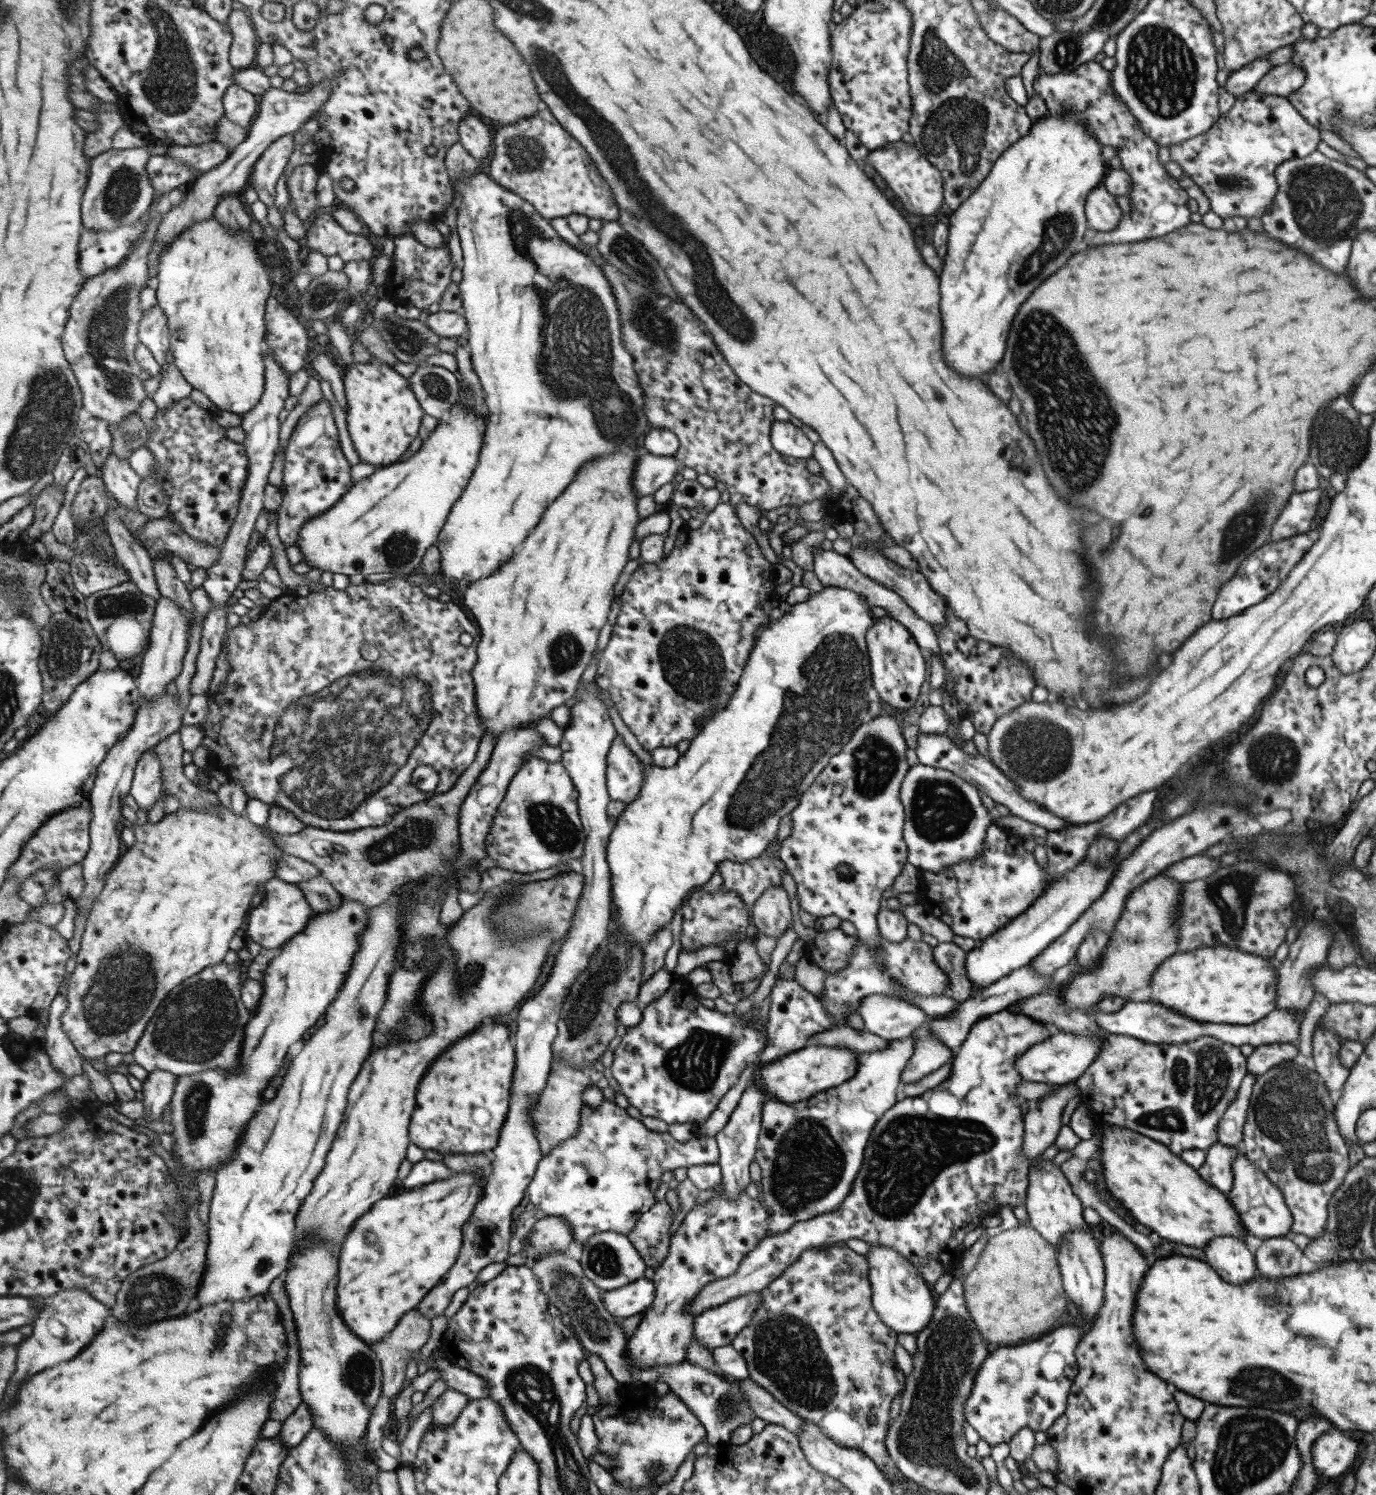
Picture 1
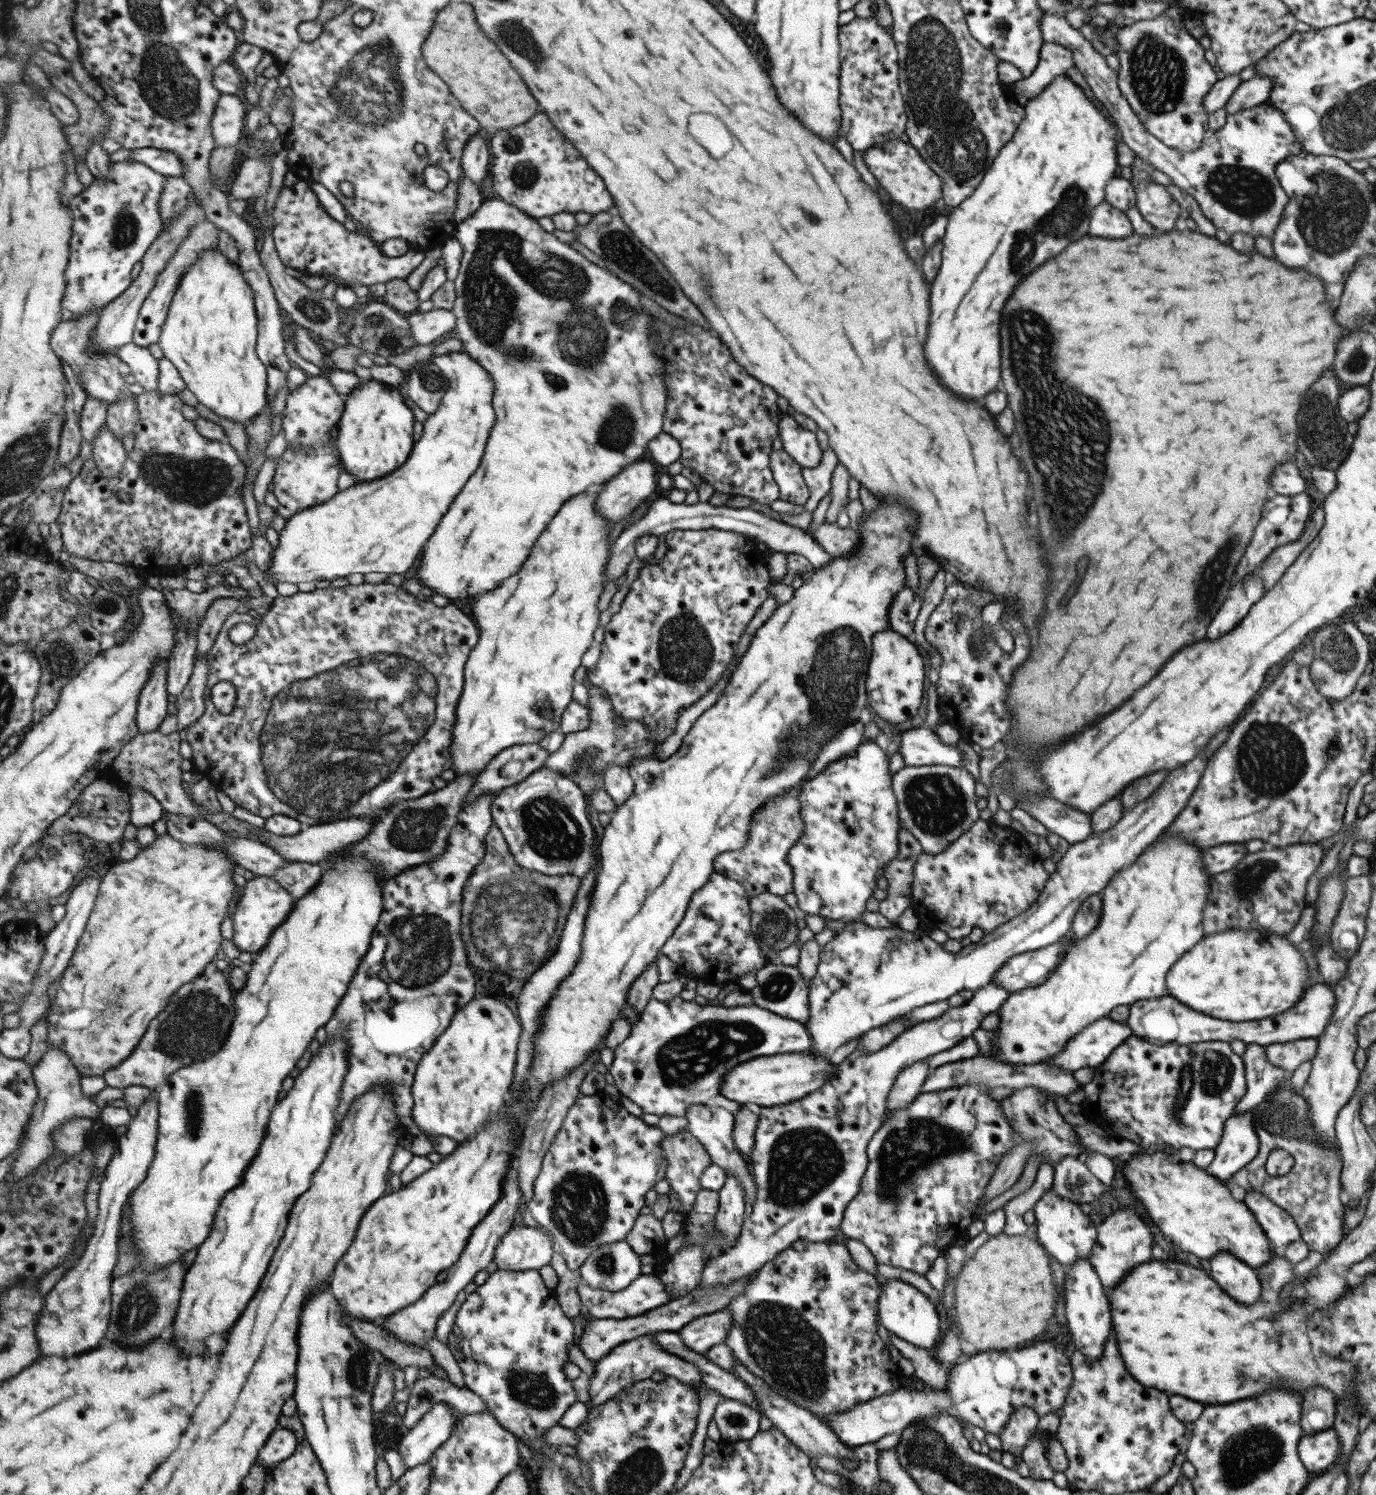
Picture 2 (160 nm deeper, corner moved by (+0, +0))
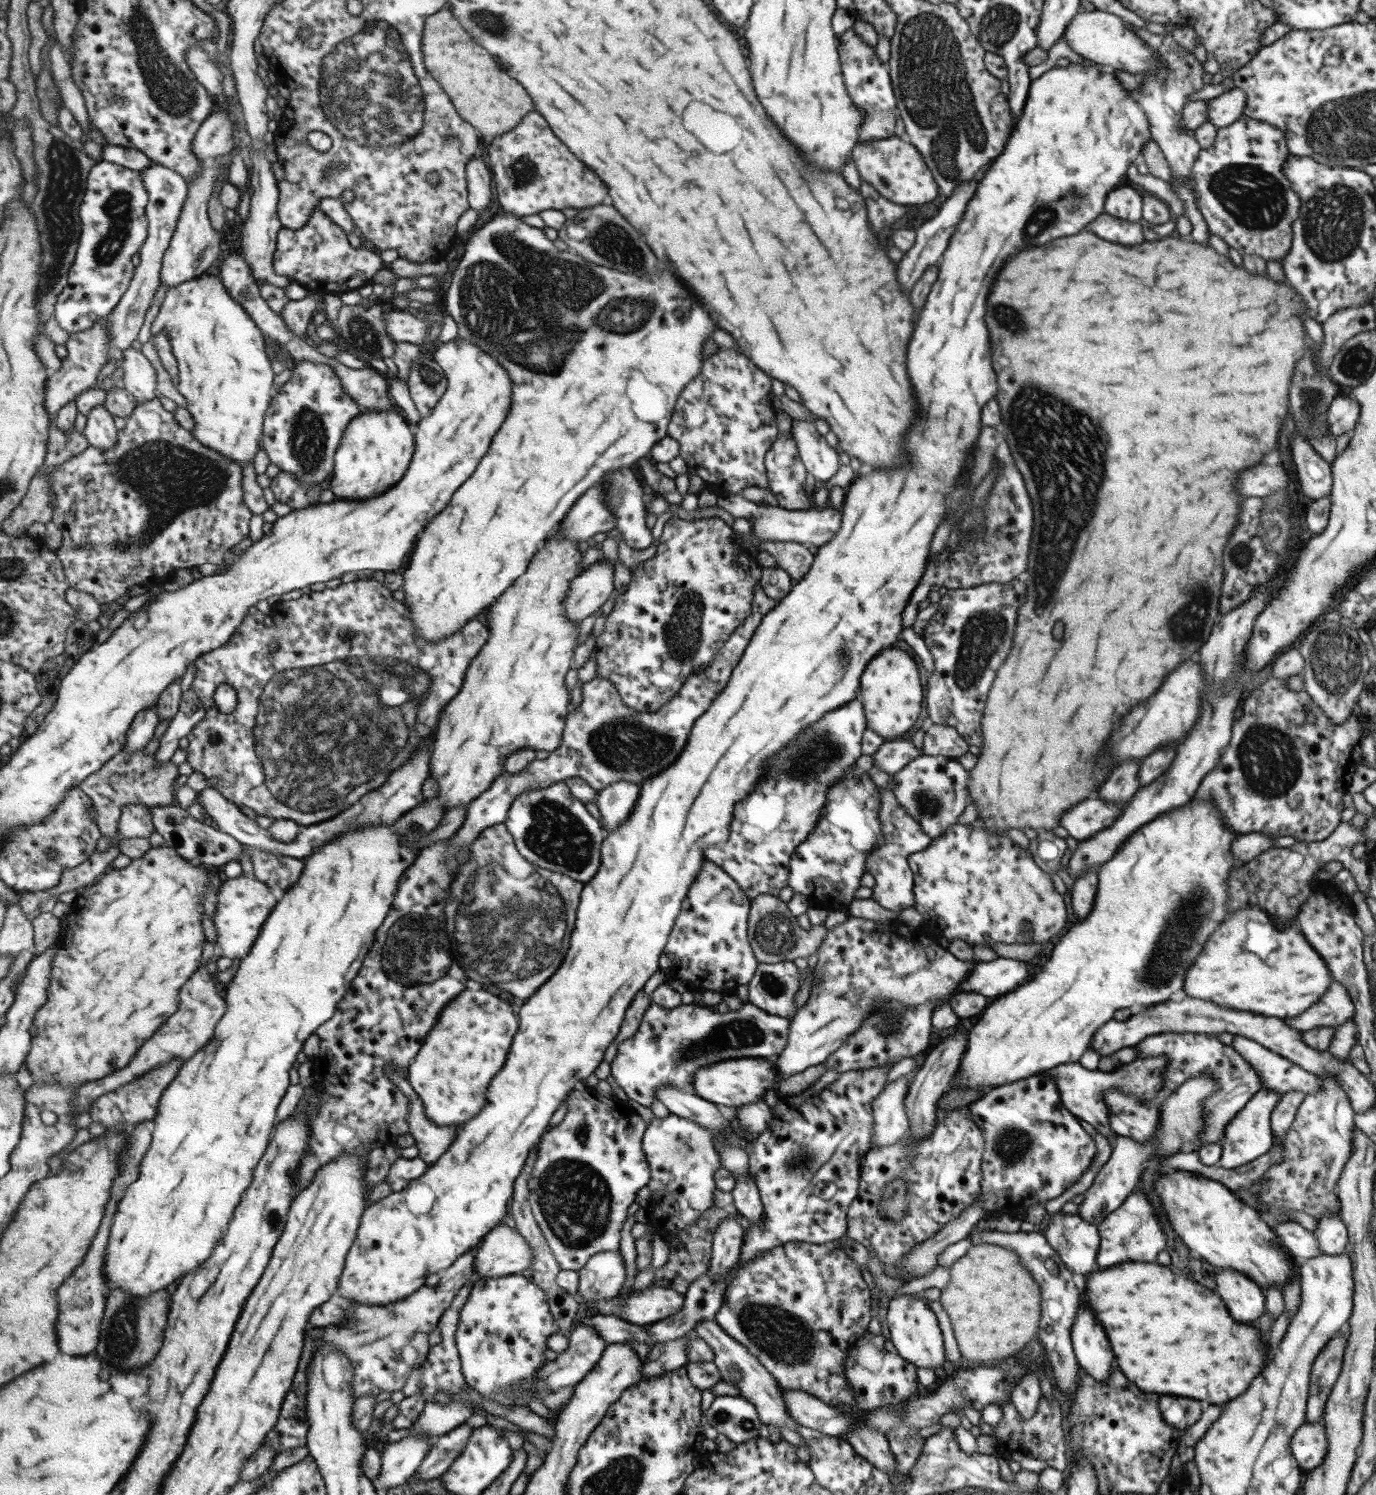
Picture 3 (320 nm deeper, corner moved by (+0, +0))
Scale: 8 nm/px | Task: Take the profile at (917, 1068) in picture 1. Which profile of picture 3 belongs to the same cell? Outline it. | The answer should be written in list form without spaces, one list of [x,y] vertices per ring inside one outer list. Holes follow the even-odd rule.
[[[901,1075],[895,1082],[887,1084],[871,1101],[873,1123],[869,1150],[891,1146],[907,1135],[909,1119],[903,1109],[903,1100],[910,1079],[910,1075]]]

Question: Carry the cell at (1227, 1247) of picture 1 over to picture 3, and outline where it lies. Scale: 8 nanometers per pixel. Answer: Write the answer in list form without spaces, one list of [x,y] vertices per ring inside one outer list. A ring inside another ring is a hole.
[[[1221,1268],[1215,1274],[1215,1290],[1225,1302],[1229,1316],[1239,1324],[1253,1324],[1264,1313],[1261,1288],[1232,1268]]]

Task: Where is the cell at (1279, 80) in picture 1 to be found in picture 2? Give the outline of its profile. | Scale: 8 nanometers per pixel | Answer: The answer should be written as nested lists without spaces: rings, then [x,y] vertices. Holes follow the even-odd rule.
[[[1254,76],[1241,81],[1224,104],[1227,114],[1235,114],[1238,110],[1253,108],[1267,100],[1272,82],[1266,76]]]

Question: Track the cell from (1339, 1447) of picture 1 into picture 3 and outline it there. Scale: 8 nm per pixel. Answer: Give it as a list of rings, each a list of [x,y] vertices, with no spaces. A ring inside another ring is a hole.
[[[1306,1421],[1291,1435],[1290,1451],[1301,1469],[1319,1466],[1326,1453],[1326,1436],[1321,1422]]]

